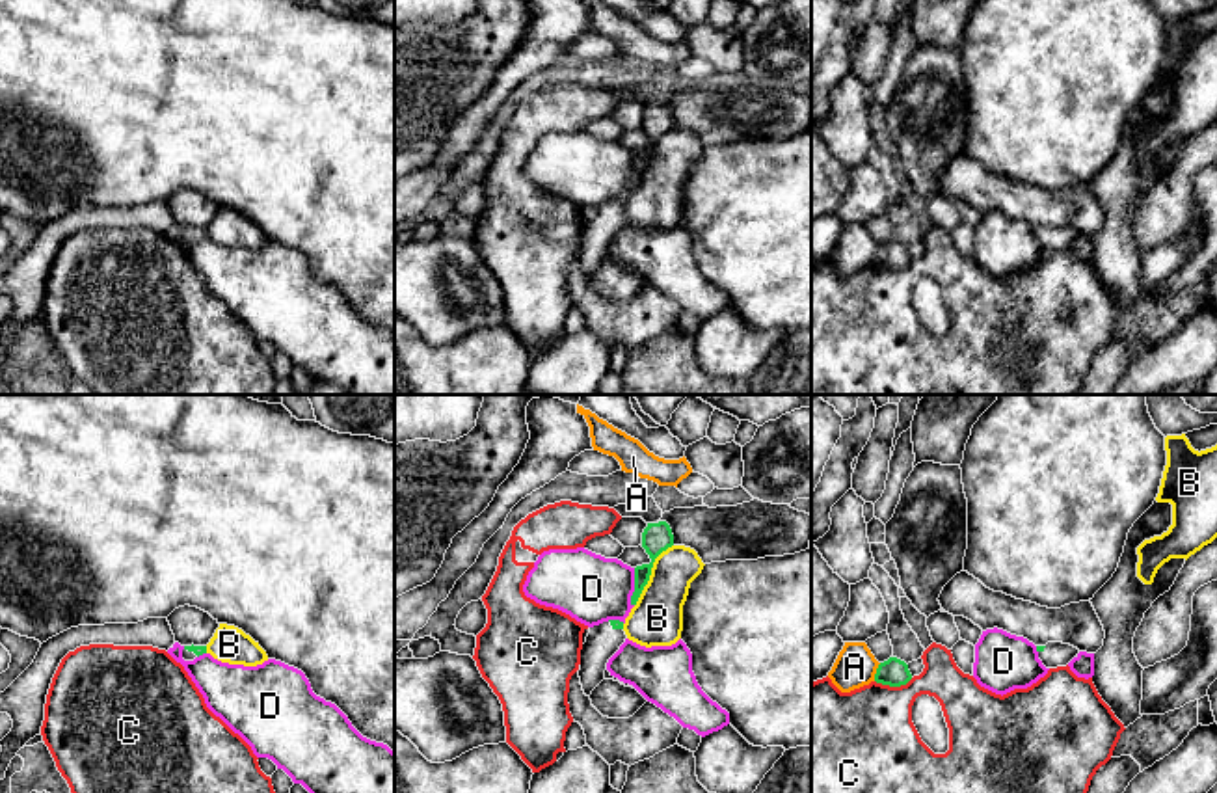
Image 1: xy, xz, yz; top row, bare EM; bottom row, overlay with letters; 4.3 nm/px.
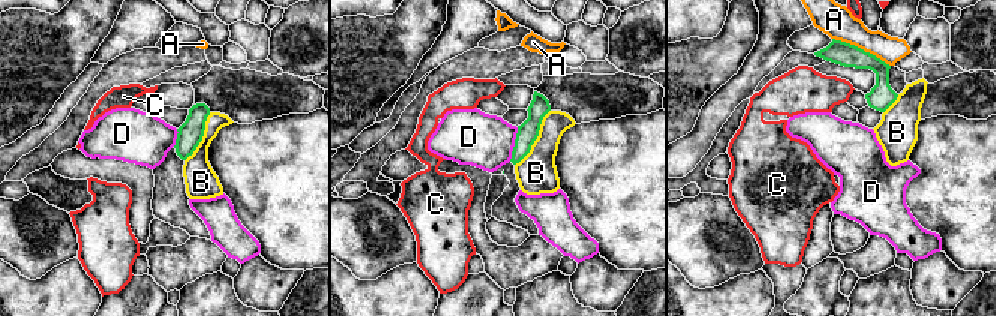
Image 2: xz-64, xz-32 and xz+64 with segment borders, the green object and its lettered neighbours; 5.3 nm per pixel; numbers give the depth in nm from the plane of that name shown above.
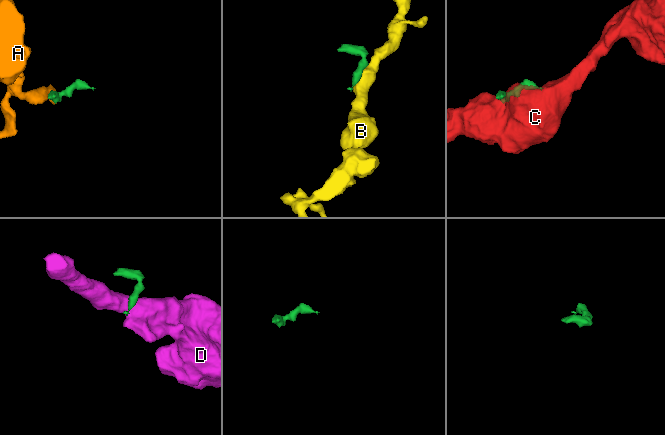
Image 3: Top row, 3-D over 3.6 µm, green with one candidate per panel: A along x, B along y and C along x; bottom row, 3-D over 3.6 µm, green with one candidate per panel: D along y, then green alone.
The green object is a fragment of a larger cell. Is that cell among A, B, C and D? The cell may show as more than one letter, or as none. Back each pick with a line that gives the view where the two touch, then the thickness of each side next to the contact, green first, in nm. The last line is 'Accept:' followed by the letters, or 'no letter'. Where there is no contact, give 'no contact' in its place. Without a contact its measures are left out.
Accept: no letter

